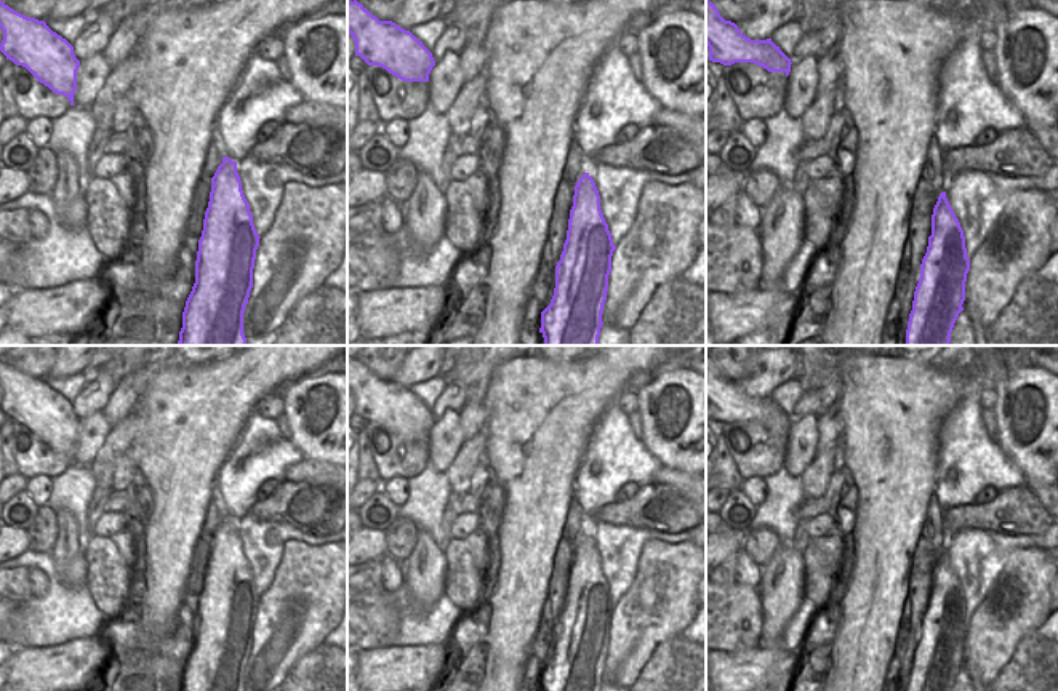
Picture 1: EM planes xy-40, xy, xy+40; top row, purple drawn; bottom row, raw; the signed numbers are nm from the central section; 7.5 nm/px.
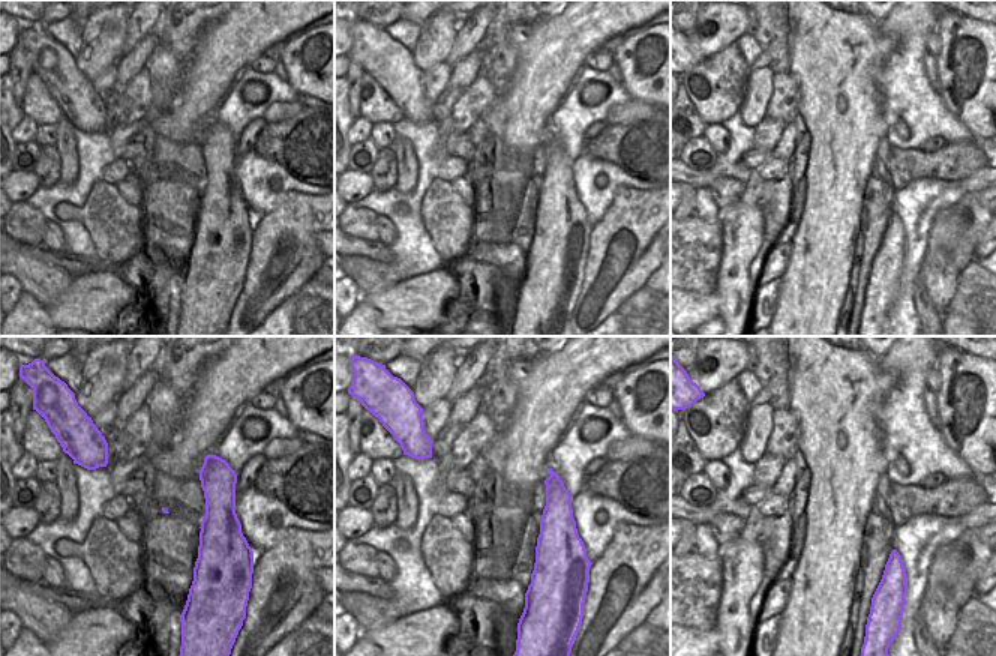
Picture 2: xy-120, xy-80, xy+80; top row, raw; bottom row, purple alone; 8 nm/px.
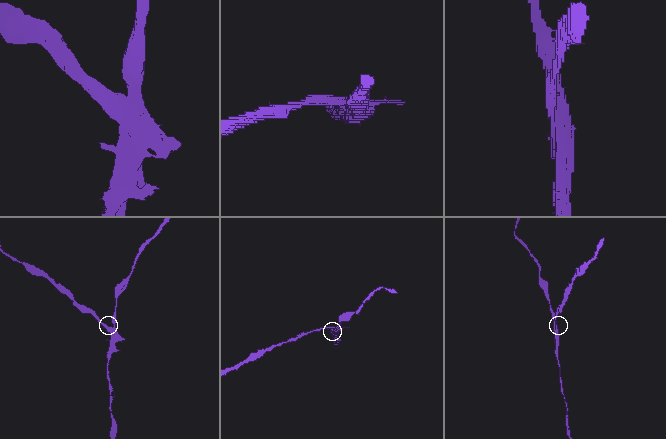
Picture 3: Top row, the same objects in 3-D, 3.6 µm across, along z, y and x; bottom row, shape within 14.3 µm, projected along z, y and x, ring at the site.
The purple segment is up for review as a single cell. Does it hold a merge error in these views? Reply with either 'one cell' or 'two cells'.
two cells

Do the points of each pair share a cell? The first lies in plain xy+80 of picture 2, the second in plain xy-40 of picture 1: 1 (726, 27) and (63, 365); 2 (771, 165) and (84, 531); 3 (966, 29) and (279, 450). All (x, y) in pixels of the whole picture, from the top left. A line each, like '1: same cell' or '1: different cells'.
1: same cell
2: different cells
3: different cells

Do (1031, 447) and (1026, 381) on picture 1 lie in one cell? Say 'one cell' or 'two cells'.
one cell

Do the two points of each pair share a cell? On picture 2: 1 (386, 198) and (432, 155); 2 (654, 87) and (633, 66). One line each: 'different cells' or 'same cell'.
1: same cell
2: same cell

